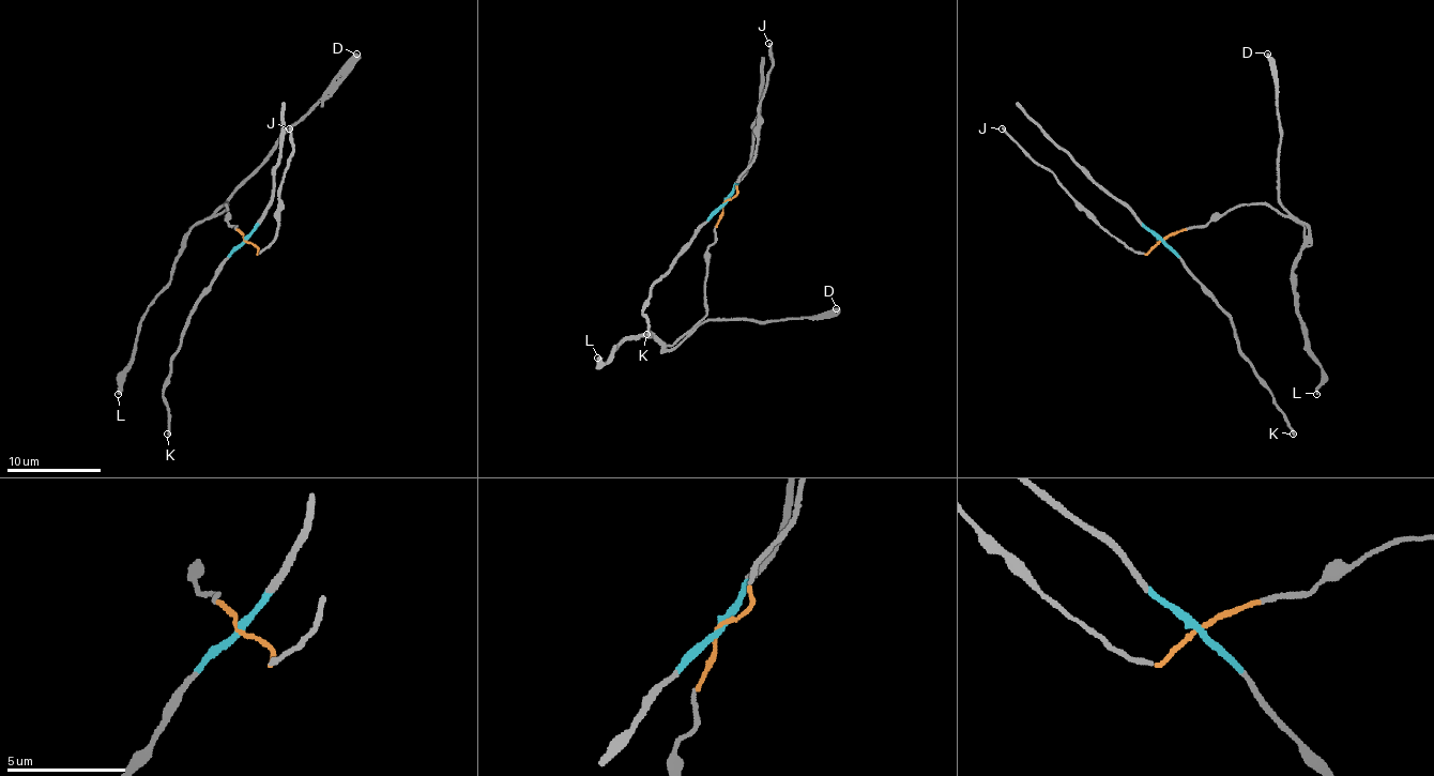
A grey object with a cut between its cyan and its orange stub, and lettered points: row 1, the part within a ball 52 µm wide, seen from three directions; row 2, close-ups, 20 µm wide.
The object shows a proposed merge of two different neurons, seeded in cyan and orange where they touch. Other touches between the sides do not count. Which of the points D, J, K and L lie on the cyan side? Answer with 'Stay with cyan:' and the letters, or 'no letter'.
Stay with cyan: K

